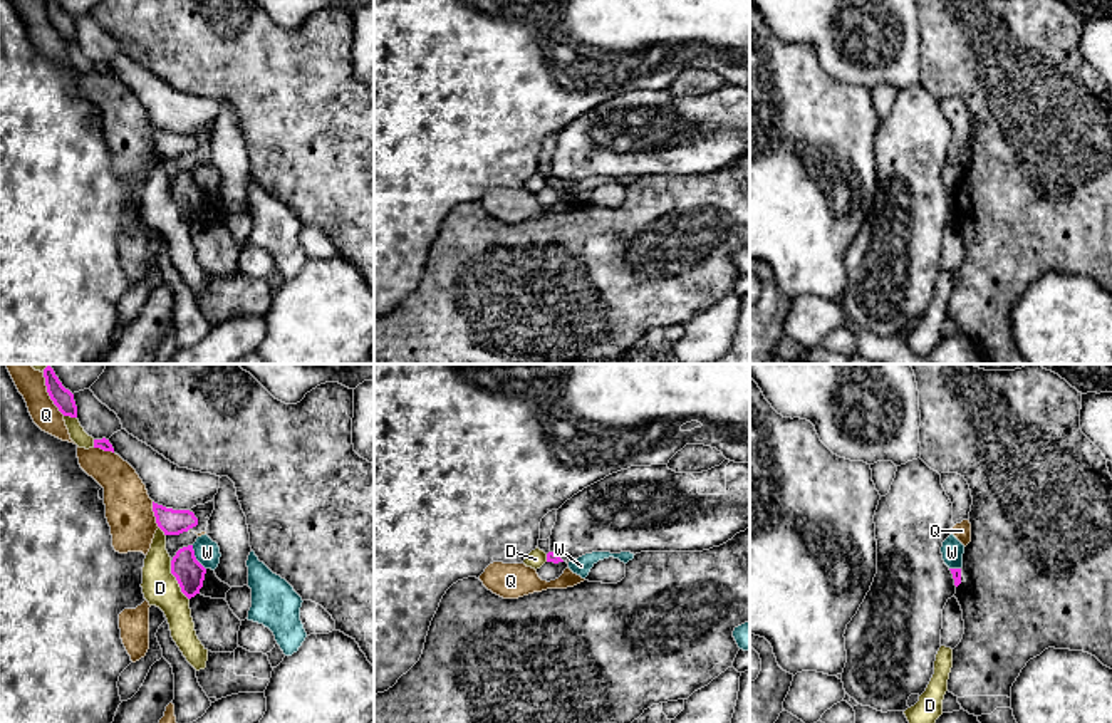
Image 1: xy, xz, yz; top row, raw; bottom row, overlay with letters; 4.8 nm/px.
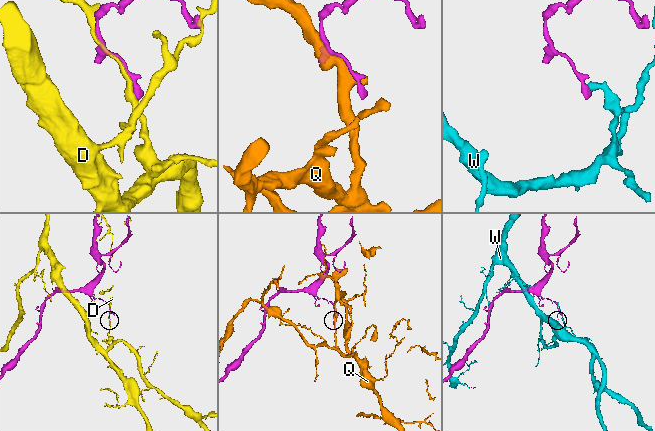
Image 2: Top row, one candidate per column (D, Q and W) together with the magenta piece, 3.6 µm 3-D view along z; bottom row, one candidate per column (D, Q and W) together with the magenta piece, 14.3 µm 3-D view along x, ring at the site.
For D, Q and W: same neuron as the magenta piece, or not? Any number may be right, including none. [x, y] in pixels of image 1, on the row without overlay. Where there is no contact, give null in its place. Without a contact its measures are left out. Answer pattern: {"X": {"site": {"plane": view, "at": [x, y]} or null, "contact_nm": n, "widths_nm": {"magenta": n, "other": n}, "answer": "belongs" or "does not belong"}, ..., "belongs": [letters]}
{"D": {"site": {"plane": "xy", "at": [176, 203]}, "contact_nm": 220, "widths_nm": {"magenta": 140, "other": 170}, "answer": "does not belong"}, "Q": {"site": {"plane": "xy", "at": [49, 19]}, "contact_nm": 220, "widths_nm": {"magenta": 100, "other": 140}, "answer": "does not belong"}, "W": {"site": {"plane": "xy", "at": [195, 182]}, "contact_nm": 140, "widths_nm": {"magenta": 140, "other": 120}, "answer": "does not belong"}, "belongs": []}

